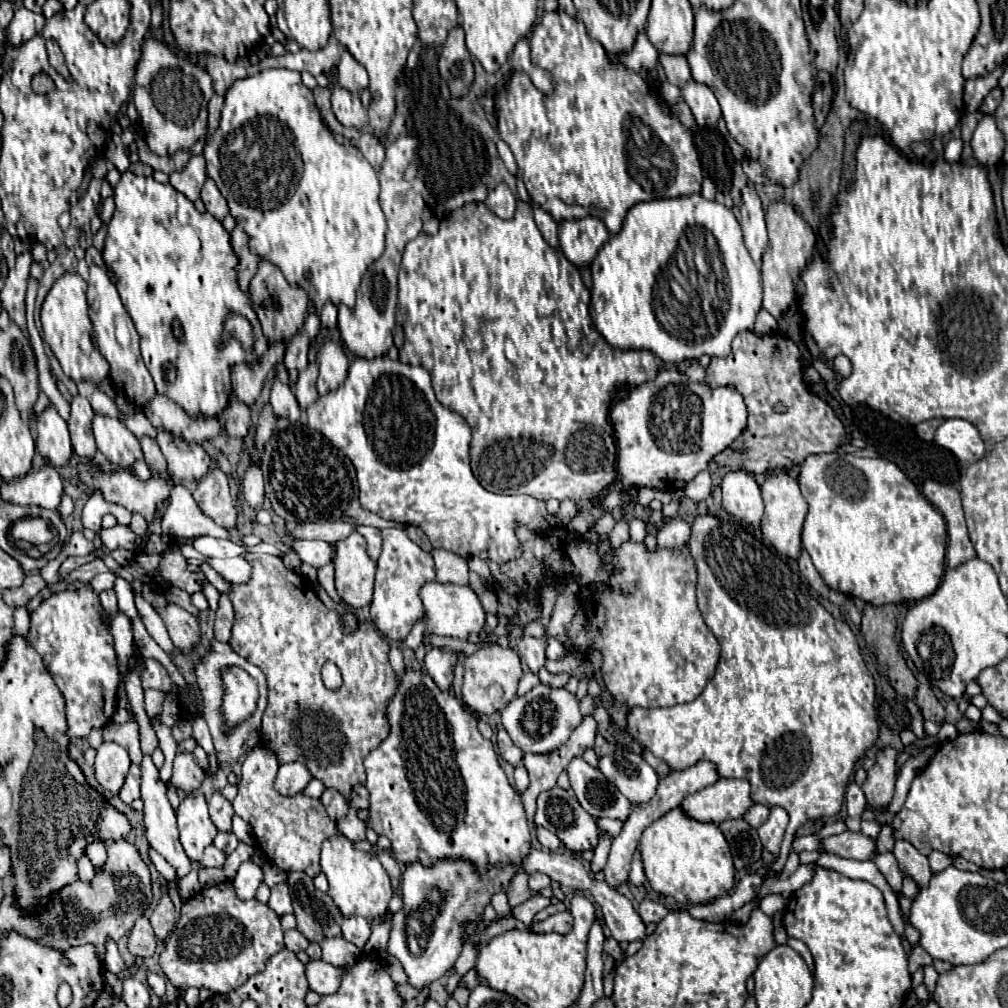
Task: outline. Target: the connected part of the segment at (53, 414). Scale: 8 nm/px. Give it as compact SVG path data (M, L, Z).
M50 405L44 409L44 413L38 417L38 439L36 439L38 451L54 465L62 467L68 463L72 455L72 443L66 421L58 415L56 407Z

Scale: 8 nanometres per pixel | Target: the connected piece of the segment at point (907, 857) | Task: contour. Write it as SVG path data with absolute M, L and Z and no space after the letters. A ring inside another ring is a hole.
M896 841L894 845L894 857L898 861L898 867L902 871L904 877L910 877L916 881L916 885L920 889L924 889L924 885L928 885L932 871L928 865L928 859L924 855L920 855L910 843L906 841Z

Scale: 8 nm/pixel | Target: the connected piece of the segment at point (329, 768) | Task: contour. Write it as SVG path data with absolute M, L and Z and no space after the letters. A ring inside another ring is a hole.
M246 553L244 557L254 571L248 583L232 585L230 591L234 615L244 615L244 631L232 635L230 647L246 661L260 667L268 679L268 707L262 719L260 741L276 753L280 763L306 763L312 777L320 779L326 787L340 791L348 799L352 787L366 781L362 765L364 757L388 737L386 707L396 693L396 675L388 663L388 641L372 621L360 621L354 633L344 633L340 613L324 607L312 585L302 575L288 571L280 557L266 553ZM326 661L336 663L342 673L344 683L336 691L326 689L322 683L320 671Z

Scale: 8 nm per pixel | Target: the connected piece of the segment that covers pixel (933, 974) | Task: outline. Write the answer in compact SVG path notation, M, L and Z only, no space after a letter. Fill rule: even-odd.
M928 965L924 968L923 983L928 988L930 994L934 992L938 977L939 974L937 973L937 971L934 969L932 965Z

